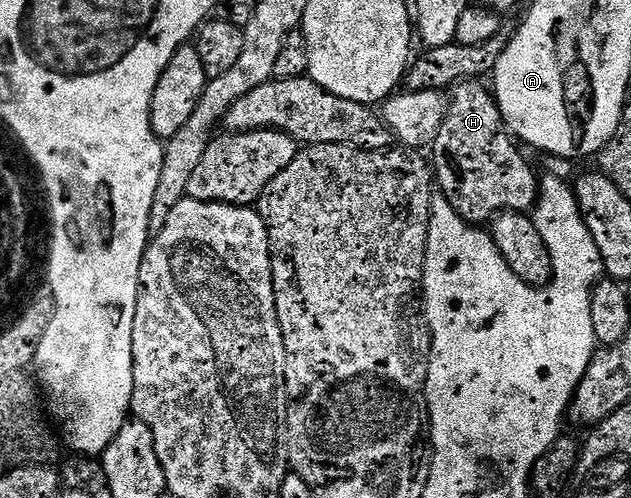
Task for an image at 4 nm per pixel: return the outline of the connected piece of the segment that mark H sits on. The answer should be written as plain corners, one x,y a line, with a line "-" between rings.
471,79
452,89
445,121
431,146
431,167
440,195
446,196
449,205
474,226
492,221
499,212
528,213
537,202
539,187
538,174
521,157
522,149
501,119
496,96
481,84

